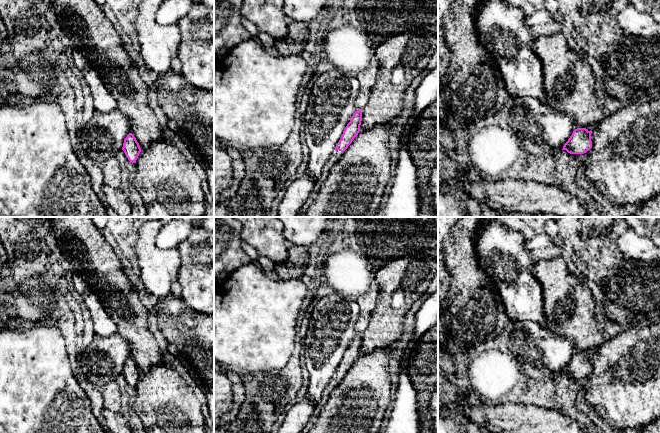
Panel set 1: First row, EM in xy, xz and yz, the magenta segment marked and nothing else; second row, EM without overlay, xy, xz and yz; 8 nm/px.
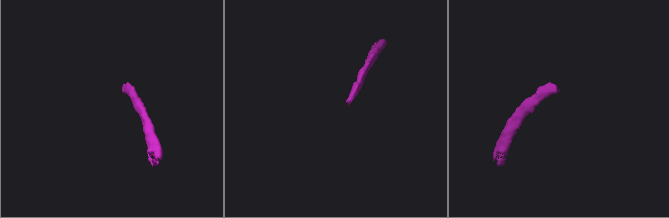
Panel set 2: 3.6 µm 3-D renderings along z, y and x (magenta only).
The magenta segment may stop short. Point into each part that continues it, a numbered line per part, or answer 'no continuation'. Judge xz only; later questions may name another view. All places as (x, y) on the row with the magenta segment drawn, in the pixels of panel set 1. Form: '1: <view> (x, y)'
1: xz (337, 154)

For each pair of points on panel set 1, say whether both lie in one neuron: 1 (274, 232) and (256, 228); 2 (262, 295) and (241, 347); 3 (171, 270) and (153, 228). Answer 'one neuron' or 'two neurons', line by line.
1: one neuron
2: one neuron
3: one neuron

